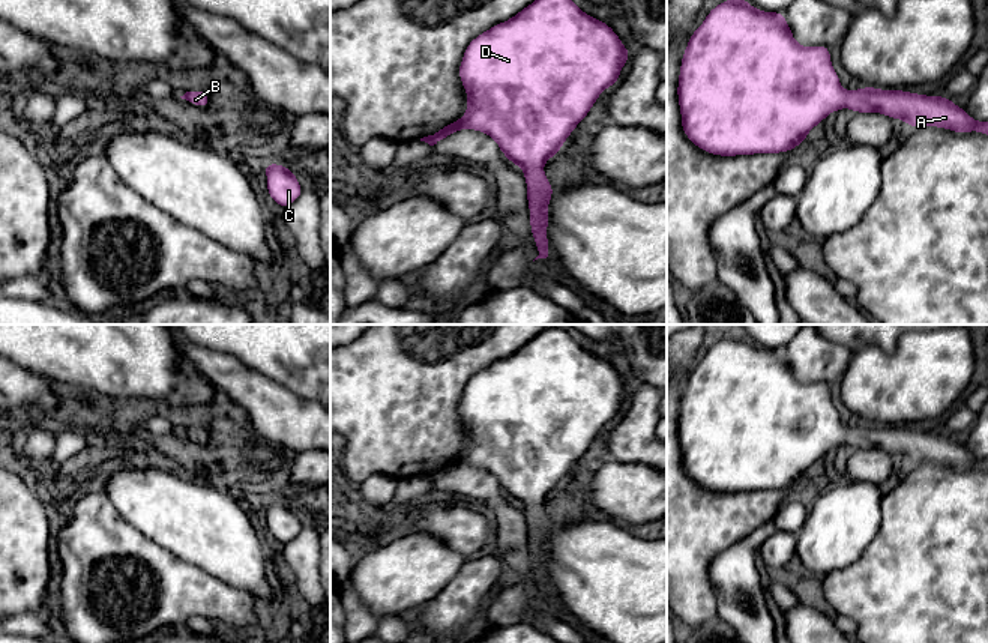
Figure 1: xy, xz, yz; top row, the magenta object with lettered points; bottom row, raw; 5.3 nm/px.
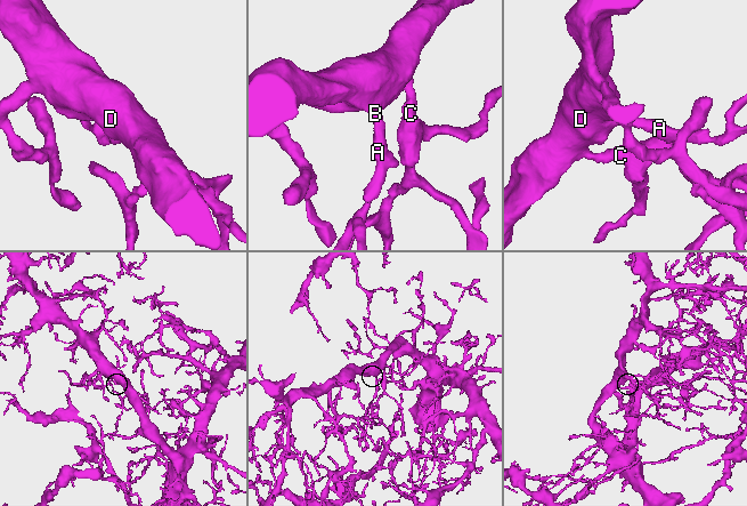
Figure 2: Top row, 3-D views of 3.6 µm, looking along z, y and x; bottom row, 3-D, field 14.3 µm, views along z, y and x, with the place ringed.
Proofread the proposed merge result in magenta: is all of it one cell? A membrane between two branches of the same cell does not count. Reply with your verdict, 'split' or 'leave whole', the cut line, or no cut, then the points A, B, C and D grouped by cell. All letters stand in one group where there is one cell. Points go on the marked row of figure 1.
leave whole | no cut | A B C D

